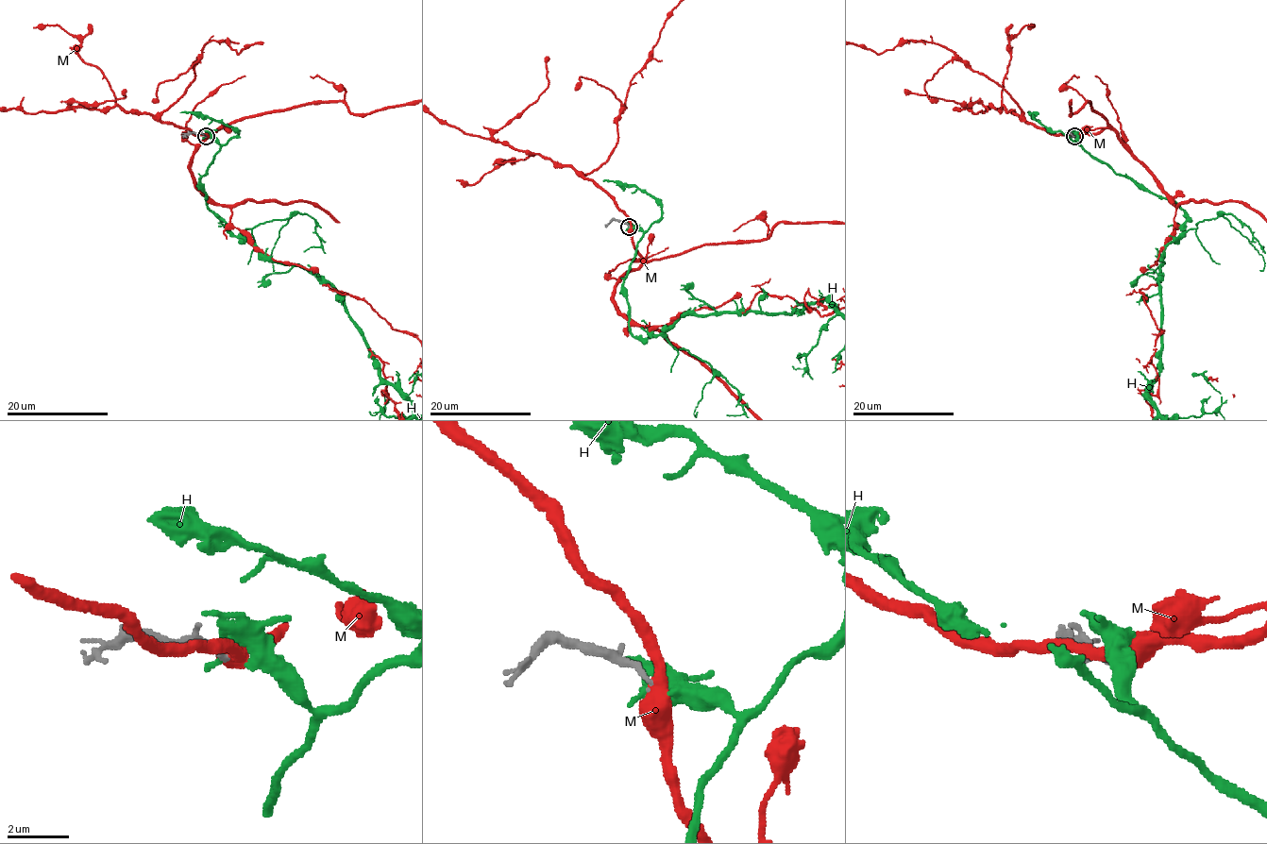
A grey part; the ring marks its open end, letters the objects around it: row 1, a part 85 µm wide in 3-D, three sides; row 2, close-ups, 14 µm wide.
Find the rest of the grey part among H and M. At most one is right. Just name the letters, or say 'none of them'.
none of them

